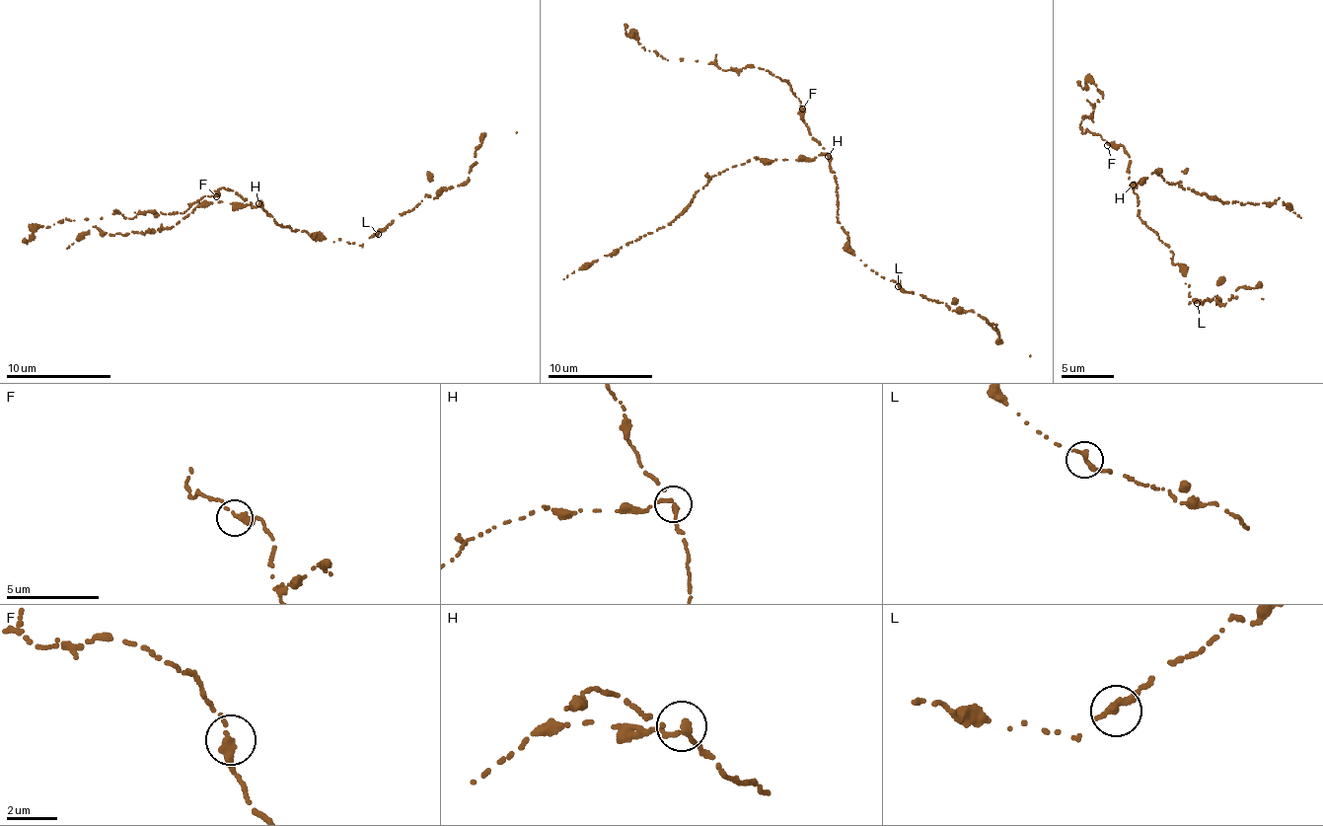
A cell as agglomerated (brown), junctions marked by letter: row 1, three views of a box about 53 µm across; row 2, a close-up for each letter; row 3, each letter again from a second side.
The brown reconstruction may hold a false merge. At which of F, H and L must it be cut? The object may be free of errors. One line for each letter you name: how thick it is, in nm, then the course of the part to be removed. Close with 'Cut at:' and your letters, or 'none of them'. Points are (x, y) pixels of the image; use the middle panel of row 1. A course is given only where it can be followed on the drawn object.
H: Thickness 360 nm. Course of the part to remove: (829, 155), (749, 159), (722, 170), (669, 225), (625, 244), (564, 280)
Cut at: H

